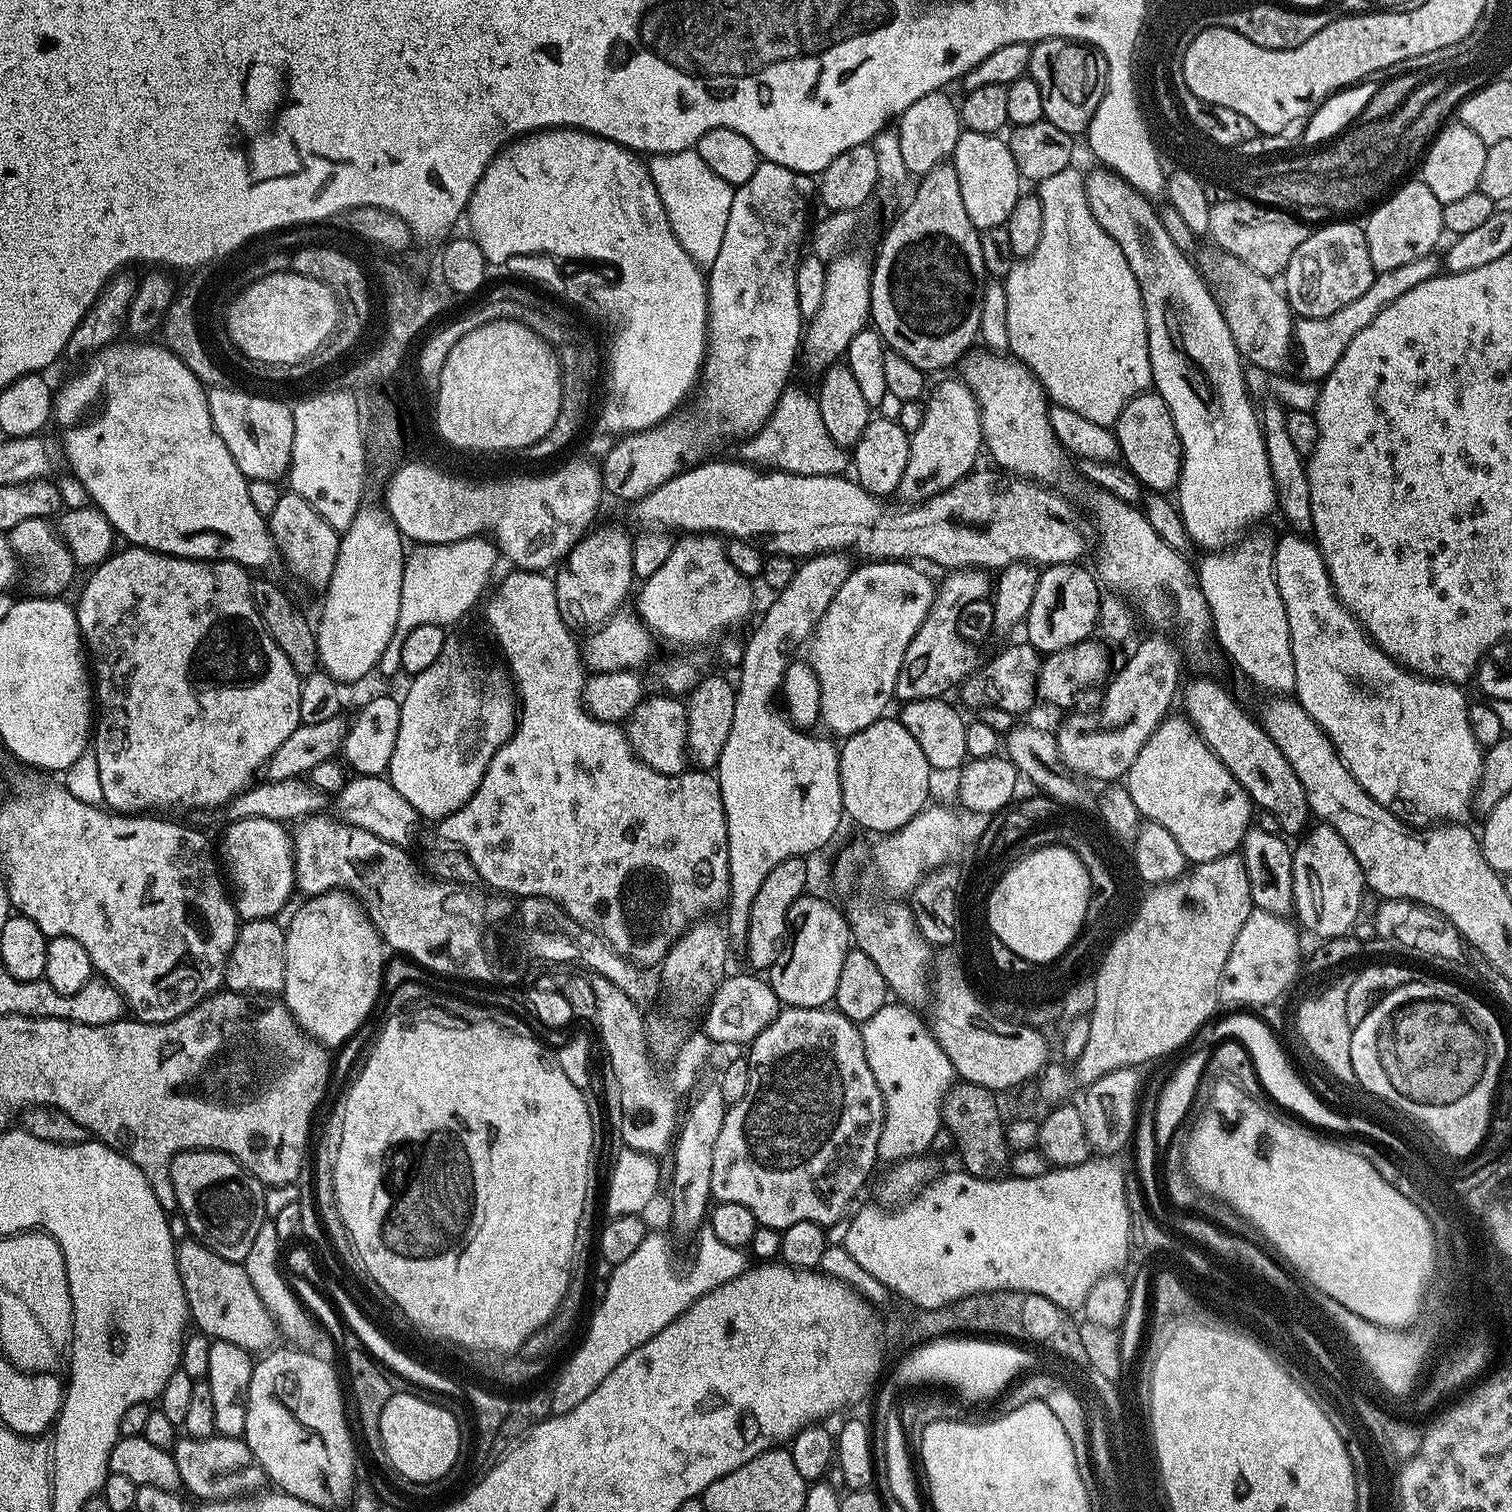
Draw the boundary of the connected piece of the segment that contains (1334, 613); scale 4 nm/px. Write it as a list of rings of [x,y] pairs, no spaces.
[[[1291,530],[1285,531],[1285,536],[1275,541],[1274,544],[1274,574],[1278,594],[1282,594],[1282,606],[1286,606],[1286,622],[1290,626],[1290,642],[1294,654],[1294,678],[1296,679],[1295,699],[1304,707],[1306,714],[1314,718],[1314,722],[1330,738],[1330,742],[1336,747],[1340,755],[1340,761],[1354,774],[1358,786],[1374,798],[1382,807],[1389,808],[1394,815],[1401,817],[1409,826],[1436,826],[1441,822],[1464,822],[1467,821],[1468,811],[1474,808],[1476,789],[1480,787],[1480,775],[1484,770],[1484,752],[1482,745],[1474,738],[1474,730],[1470,726],[1468,717],[1469,697],[1464,697],[1464,688],[1459,684],[1450,684],[1447,680],[1432,680],[1429,676],[1418,676],[1408,671],[1393,656],[1388,656],[1383,649],[1372,641],[1366,629],[1361,626],[1356,615],[1336,597],[1336,588],[1328,573],[1326,562],[1320,553],[1315,539],[1307,535]]]

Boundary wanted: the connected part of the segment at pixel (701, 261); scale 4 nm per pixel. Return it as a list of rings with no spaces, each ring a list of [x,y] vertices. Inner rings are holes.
[[[694,150],[687,152],[667,152],[661,156],[652,156],[647,161],[648,172],[652,175],[654,186],[666,206],[666,218],[670,218],[670,226],[686,254],[700,266],[711,266],[714,258],[718,258],[718,249],[722,247],[722,238],[726,235],[726,218],[730,218],[730,202],[733,185],[727,184]]]

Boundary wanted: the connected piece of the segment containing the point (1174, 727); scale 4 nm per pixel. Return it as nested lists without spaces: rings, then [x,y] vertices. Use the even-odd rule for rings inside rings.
[[[1169,715],[1156,727],[1154,734],[1138,750],[1138,758],[1134,758],[1134,766],[1130,766],[1126,777],[1126,787],[1130,798],[1134,798],[1134,806],[1138,806],[1141,817],[1145,821],[1164,827],[1178,842],[1178,850],[1193,865],[1231,856],[1243,845],[1244,835],[1254,820],[1254,803],[1245,790],[1222,764],[1195,727],[1183,715]]]

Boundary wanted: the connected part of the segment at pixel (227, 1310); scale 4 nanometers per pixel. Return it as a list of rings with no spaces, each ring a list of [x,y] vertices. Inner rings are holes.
[[[195,1238],[187,1239],[177,1243],[176,1269],[188,1299],[191,1323],[212,1340],[232,1342],[253,1354],[271,1349],[277,1343],[278,1325],[262,1298],[258,1298],[258,1290],[254,1290],[243,1263],[214,1254]]]

